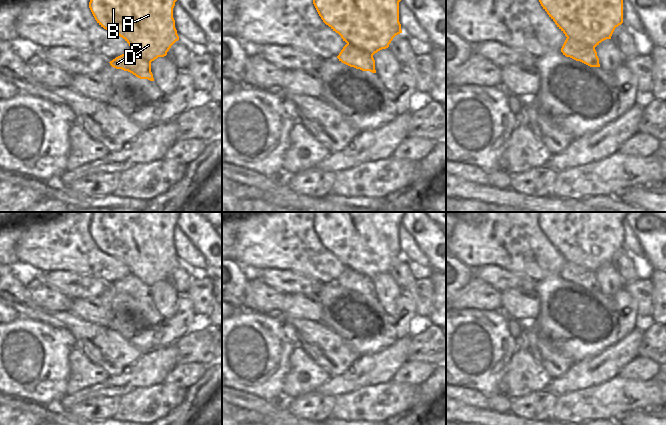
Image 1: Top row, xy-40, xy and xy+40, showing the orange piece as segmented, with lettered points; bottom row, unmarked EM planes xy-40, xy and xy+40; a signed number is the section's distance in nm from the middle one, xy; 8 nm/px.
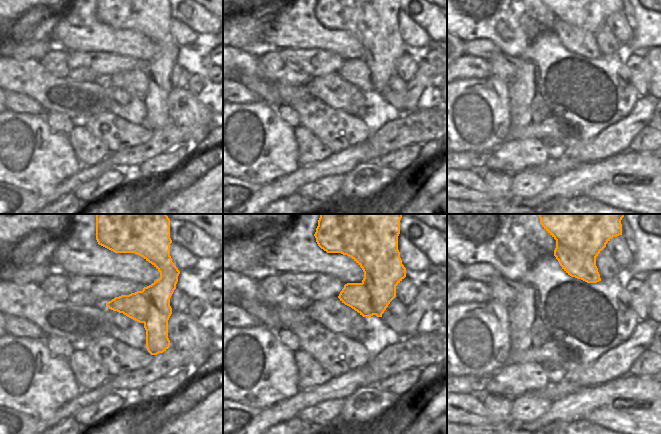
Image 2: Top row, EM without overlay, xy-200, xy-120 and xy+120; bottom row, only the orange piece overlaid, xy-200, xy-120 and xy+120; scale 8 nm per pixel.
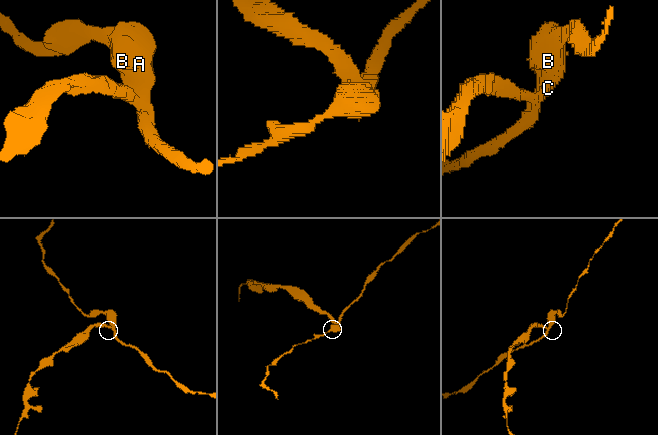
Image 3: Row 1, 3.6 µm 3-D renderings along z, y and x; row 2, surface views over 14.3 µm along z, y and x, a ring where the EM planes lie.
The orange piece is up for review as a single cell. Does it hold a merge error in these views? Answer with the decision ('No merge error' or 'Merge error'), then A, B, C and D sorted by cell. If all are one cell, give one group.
Merge error. Groups: A B D / C

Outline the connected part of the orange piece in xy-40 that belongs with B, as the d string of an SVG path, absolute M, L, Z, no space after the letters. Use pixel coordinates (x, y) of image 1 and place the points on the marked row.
M90 0L89 8L104 29L122 37L141 57L150 63L164 57L179 40L173 18L177 0Z

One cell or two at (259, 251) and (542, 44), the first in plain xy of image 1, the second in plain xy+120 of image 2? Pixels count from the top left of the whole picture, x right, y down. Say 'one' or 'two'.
two

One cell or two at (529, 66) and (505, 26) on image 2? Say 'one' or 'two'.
two

